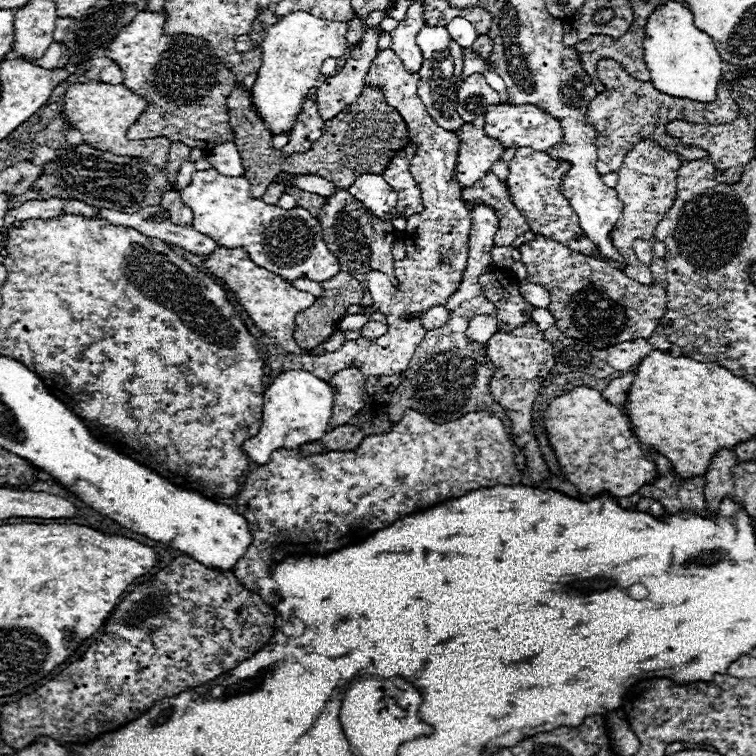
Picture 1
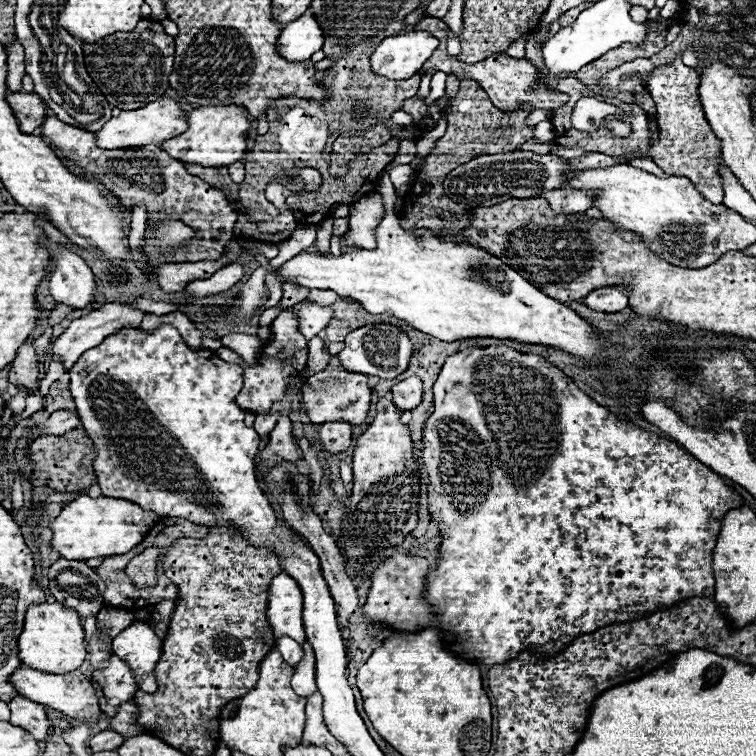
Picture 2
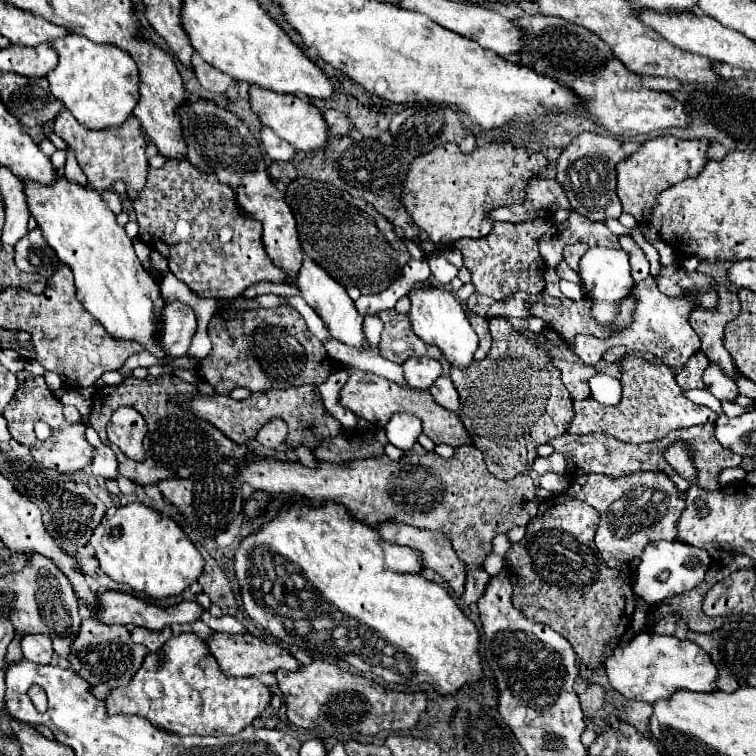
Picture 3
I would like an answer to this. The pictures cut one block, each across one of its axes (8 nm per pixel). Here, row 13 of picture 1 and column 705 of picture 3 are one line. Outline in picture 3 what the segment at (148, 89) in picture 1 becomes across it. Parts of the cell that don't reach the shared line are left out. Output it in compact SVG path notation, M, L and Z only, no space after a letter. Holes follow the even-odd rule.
M660 136L644 142L634 154L626 156L616 166L616 194L622 202L622 210L626 214L632 214L638 224L646 224L656 194L660 194L664 188L674 186L676 182L696 177L703 170L706 164L706 148L706 140L680 140L674 136Z

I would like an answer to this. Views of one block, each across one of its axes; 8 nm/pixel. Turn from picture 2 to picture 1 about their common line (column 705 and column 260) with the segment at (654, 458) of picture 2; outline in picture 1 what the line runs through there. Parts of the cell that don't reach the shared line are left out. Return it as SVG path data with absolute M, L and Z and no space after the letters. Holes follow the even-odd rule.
M406 410L402 422L394 424L386 434L364 436L356 450L326 452L314 456L302 456L296 448L280 448L272 452L272 458L252 470L236 500L236 512L242 514L252 532L252 544L246 554L238 558L232 568L234 576L246 590L252 590L264 598L264 602L276 606L278 594L270 568L280 564L288 556L326 556L330 552L358 546L376 530L388 528L392 522L424 512L450 498L460 498L470 490L490 486L518 486L522 480L520 470L514 464L512 442L502 420L490 412L468 412L464 418L436 424L418 410Z

